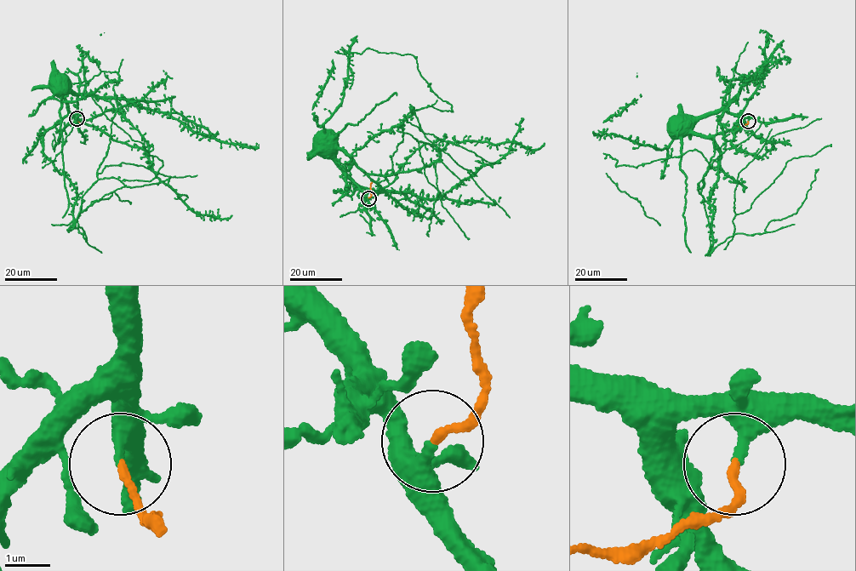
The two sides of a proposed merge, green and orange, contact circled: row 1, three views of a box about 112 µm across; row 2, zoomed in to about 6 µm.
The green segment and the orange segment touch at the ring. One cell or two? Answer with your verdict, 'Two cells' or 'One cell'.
Two cells

